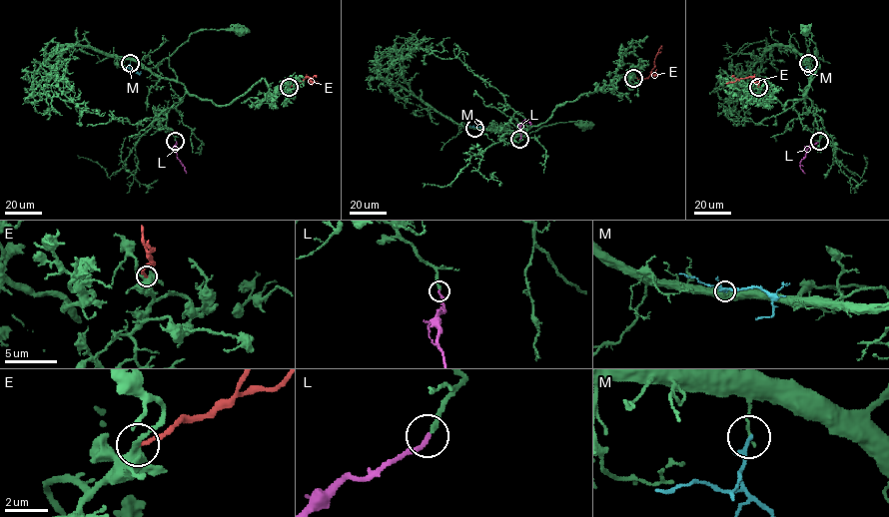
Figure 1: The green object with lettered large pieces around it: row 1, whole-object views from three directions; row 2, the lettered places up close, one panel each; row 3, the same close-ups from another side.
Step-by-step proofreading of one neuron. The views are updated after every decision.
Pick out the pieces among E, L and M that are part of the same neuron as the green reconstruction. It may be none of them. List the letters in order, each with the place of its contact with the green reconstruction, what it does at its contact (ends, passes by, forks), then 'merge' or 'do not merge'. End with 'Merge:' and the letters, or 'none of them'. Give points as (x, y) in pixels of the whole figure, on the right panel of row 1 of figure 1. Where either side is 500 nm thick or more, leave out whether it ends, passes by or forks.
E: (758, 87) | it ends | do not merge
L: (819, 141) | it ends | merge
M: (808, 63) | it ends | do not merge
Merge: L

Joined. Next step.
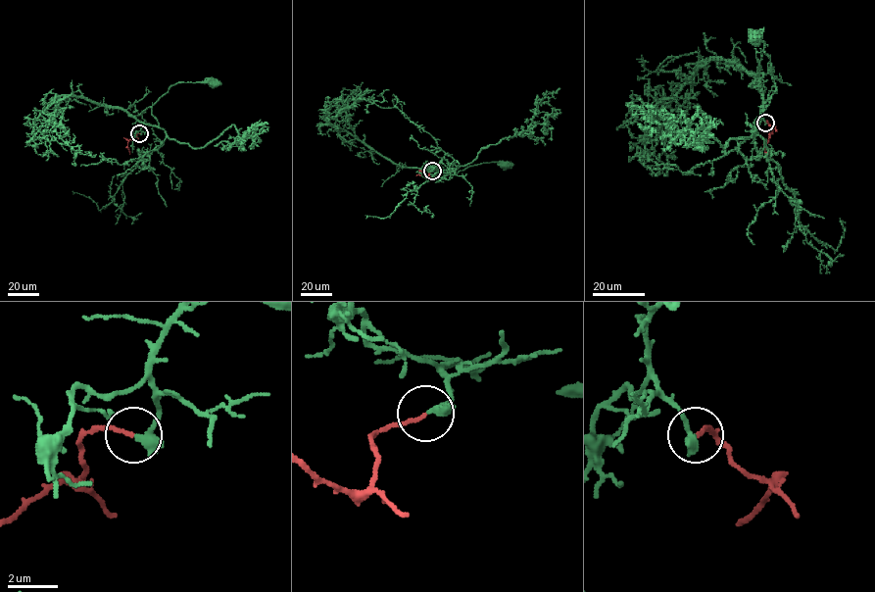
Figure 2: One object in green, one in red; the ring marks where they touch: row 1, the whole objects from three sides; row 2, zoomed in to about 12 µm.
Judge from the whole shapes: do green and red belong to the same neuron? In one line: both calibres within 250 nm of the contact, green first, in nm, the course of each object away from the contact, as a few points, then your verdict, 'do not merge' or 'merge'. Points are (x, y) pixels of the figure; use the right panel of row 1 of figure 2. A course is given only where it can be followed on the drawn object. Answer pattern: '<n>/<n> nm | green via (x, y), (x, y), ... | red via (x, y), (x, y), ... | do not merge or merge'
400/150 nm | green via (765, 123), (760, 110), (766, 108), (776, 83), (764, 43), (750, 37), (755, 38) | red via (765, 123), (774, 127), (764, 146), (767, 156) | merge

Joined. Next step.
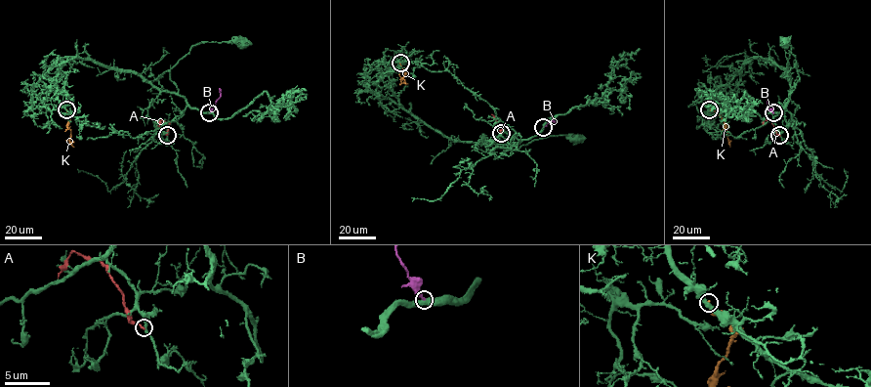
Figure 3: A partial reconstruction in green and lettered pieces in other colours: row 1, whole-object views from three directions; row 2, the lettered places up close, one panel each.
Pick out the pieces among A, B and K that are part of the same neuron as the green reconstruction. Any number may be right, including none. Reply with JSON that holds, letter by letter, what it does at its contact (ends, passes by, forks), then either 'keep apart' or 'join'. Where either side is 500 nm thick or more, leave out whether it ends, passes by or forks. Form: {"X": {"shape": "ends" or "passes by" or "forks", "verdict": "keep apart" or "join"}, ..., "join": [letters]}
{"A": {"shape": "ends", "verdict": "keep apart"}, "B": {"shape": "ends", "verdict": "keep apart"}, "K": {"shape": "ends", "verdict": "keep apart"}, "join": []}

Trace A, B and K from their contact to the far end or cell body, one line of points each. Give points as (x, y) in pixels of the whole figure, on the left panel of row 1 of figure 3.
A: (167, 135), (168, 123), (161, 119), (157, 126)
B: (210, 112), (221, 95), (219, 88)
K: (66, 109), (71, 114), (67, 127), (71, 133), (69, 142), (74, 147)

